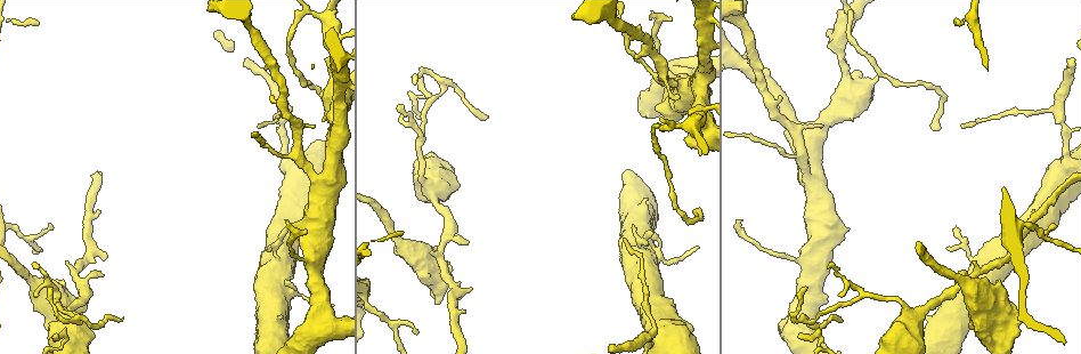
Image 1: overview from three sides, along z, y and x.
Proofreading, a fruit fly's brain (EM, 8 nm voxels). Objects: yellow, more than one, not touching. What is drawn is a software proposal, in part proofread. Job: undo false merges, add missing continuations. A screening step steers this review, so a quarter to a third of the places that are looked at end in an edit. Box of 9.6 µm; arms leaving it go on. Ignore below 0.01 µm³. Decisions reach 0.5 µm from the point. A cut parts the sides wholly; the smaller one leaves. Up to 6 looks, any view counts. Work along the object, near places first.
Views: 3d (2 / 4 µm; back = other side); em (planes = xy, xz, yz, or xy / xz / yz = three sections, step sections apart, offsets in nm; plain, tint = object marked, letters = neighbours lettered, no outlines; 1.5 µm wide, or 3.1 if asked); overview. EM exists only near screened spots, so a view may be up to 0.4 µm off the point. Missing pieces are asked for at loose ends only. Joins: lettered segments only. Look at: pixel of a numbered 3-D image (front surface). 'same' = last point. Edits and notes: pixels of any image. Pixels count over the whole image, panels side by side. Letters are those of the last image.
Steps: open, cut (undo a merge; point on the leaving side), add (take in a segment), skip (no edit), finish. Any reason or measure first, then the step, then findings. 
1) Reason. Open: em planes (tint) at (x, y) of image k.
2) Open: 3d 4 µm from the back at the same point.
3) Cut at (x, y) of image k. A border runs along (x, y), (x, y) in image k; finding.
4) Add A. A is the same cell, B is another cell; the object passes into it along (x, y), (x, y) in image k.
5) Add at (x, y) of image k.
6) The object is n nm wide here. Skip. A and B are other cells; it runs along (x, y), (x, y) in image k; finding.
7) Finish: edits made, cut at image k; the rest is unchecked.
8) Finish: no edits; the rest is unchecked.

Free end. Open: 3d 4 µm at (953, 22) of image 1.

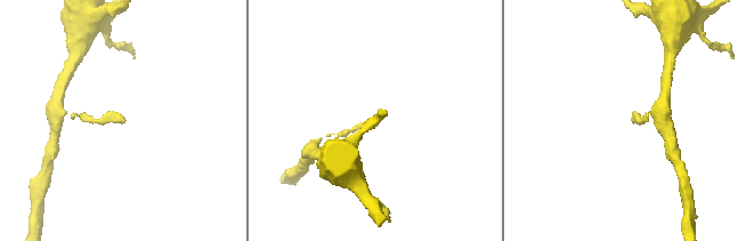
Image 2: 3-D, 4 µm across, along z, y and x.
Need the tissue. Open: em planes (plain) at (380, 121) of image 2.

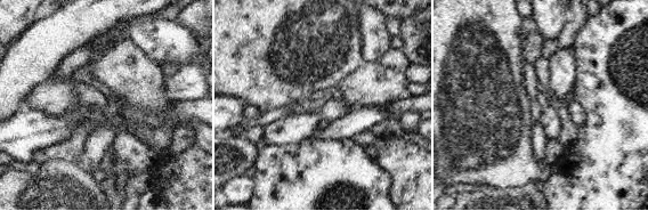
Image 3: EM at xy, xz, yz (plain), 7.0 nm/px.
See the neighbours. Open: em planes (letters) at the same point.

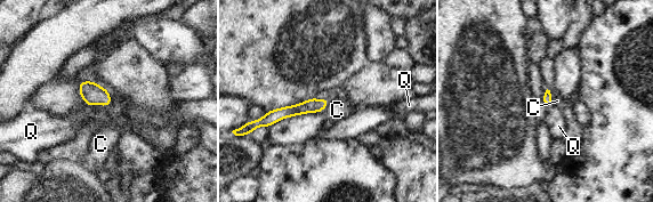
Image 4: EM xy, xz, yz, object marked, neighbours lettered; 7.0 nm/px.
Skip. C and Q are other cells; a border runs along (549, 90), (551, 103), (547, 107) in image 4; no lettered segment goes on from it.

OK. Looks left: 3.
Calibre changes. Open: em xz step 8 (letters) at (643, 249) of image 1.

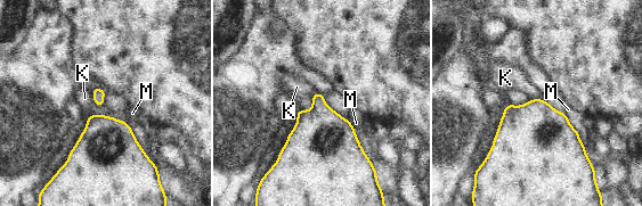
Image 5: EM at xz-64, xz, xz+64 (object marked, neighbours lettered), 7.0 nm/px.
Skip. K and M are other cells; a border runs along (90, 90), (95, 104) in image 5; one neuron here.

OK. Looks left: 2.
Finish: no edits; the rest is unchecked.

